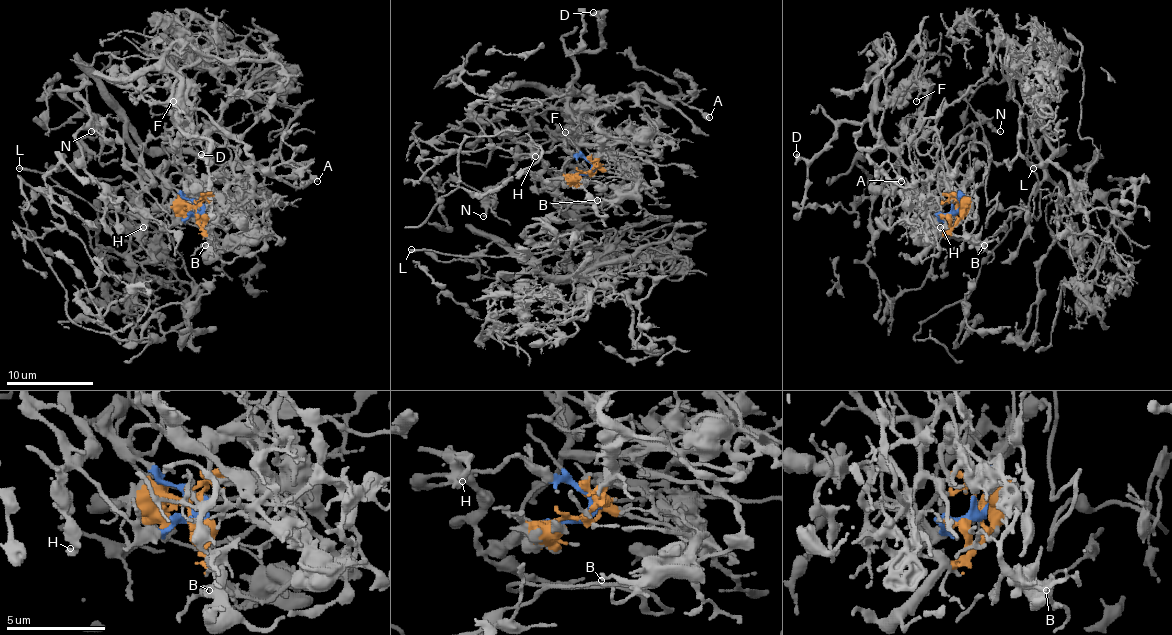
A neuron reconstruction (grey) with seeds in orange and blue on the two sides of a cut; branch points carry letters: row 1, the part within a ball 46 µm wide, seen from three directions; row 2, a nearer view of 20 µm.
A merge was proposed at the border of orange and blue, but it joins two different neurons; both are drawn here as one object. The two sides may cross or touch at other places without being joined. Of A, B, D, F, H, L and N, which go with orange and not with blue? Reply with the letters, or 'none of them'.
B, F, L

